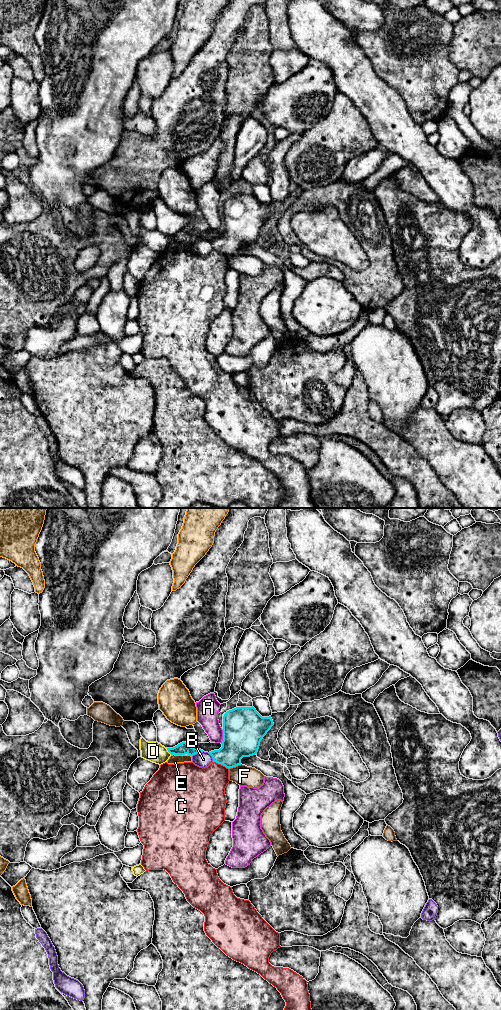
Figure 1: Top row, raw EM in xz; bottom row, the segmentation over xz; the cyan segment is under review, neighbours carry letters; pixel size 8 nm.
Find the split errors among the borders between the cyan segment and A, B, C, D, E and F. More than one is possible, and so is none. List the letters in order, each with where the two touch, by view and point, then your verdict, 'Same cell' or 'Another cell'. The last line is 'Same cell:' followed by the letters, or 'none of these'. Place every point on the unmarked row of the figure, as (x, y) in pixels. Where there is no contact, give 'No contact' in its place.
A: Touches cyan at xz (223, 224). Another cell
B: Touches cyan at xz (197, 240). Another cell
C: Touches cyan at xz (221, 252). Another cell
D: Touches cyan at xz (168, 239). Same cell
E: Touches cyan at xz (177, 242). Another cell
F: Touches cyan at xz (235, 254). Another cell
Same cell: D

